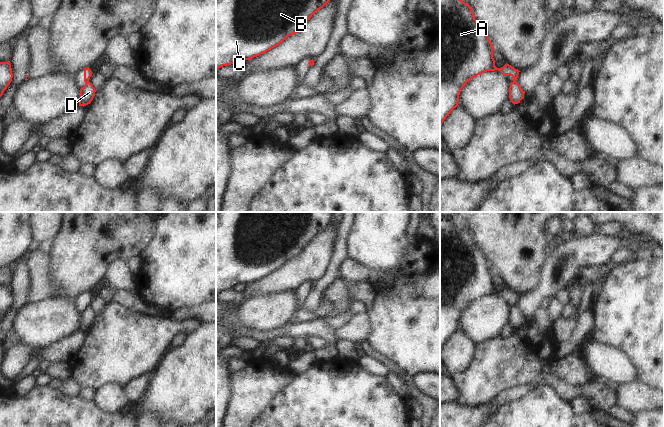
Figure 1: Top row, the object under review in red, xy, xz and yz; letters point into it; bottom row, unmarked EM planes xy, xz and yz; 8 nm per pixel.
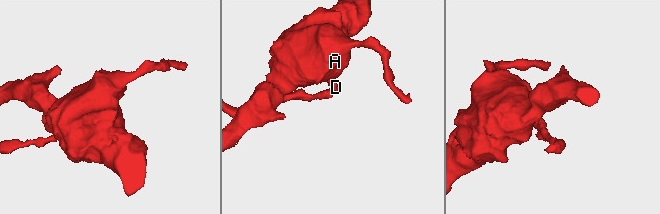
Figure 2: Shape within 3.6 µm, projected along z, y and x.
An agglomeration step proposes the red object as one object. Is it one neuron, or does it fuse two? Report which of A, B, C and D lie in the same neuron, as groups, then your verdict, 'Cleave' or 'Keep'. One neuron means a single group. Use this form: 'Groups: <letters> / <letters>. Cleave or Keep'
Groups: A B C / D. Cleave

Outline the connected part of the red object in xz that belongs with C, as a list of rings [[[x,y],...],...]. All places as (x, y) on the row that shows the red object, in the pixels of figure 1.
[[[216,0],[216,70],[223,66],[231,65],[236,60],[250,60],[261,54],[265,54],[273,47],[281,44],[288,36],[296,34],[312,15],[323,8],[329,1],[330,0]]]

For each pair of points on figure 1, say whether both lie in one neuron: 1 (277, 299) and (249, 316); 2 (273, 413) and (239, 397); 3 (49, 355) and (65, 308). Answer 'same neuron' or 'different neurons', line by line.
1: same neuron
2: different neurons
3: different neurons

